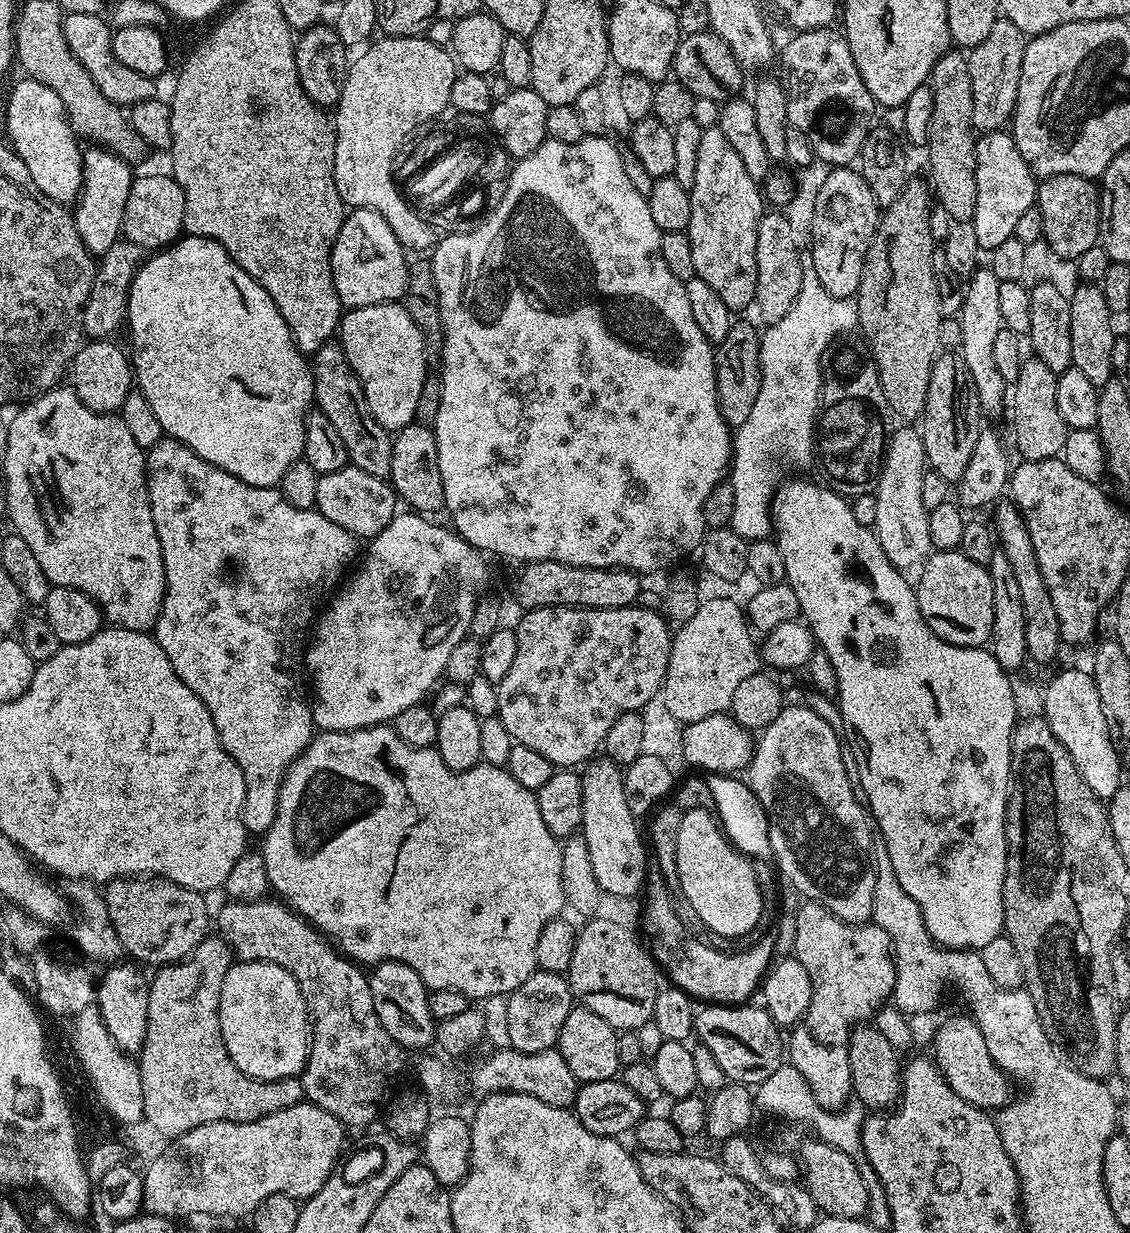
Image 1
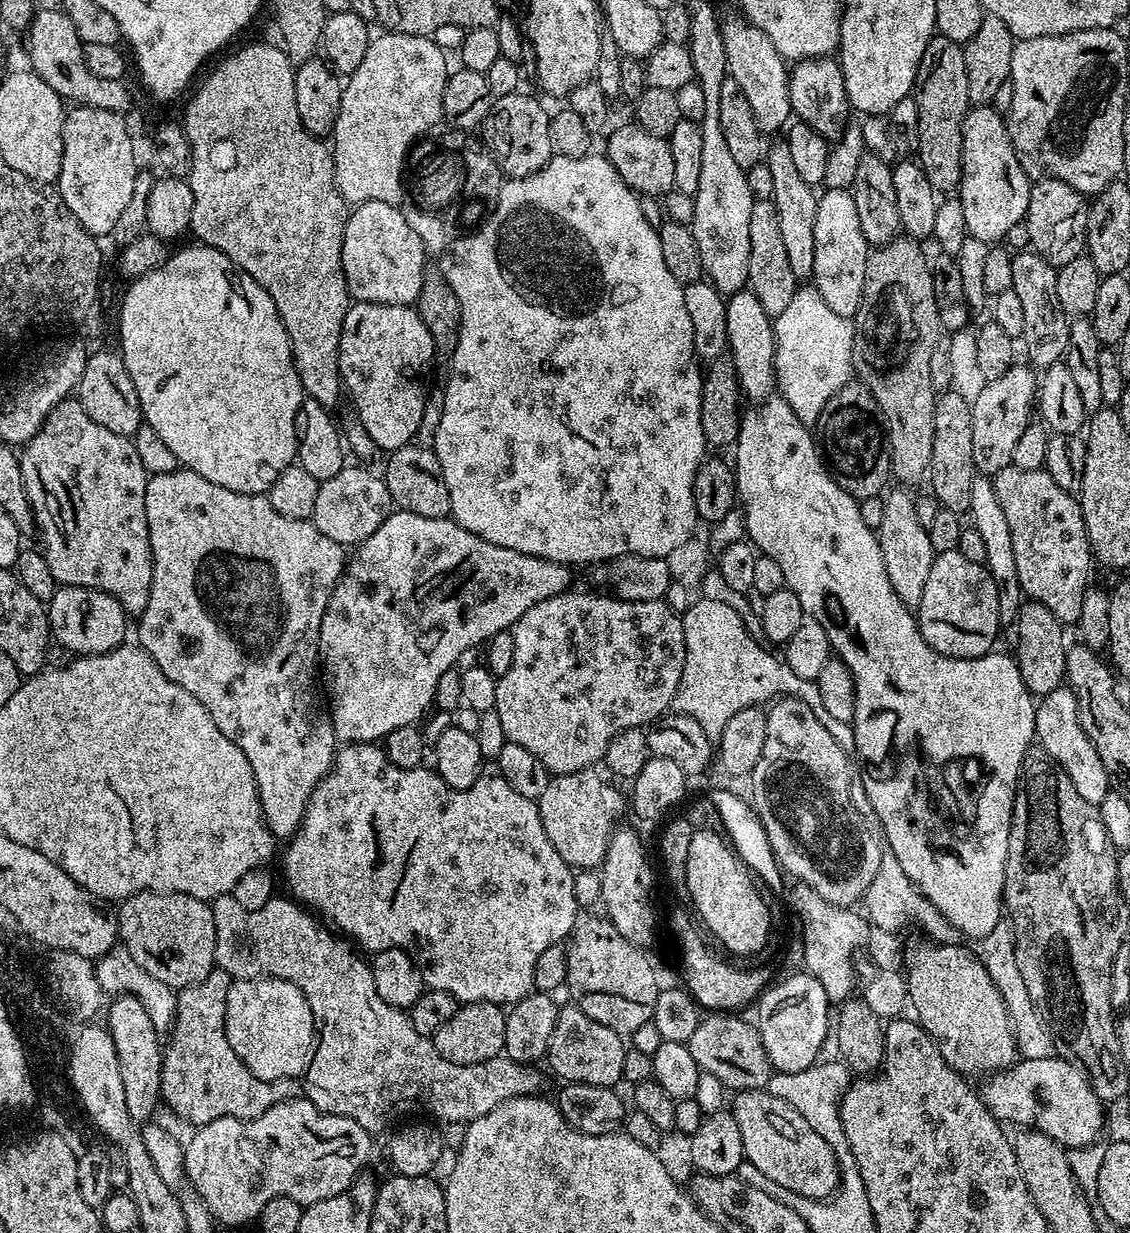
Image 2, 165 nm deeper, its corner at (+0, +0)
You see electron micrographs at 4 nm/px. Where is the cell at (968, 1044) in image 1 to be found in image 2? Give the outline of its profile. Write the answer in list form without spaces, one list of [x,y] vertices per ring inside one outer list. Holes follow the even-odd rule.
[[[1056,1054],[1029,1060],[1020,1058],[1011,1068],[991,1073],[984,1082],[978,1088],[980,1101],[1005,1125],[1020,1124],[1016,1126],[1041,1132],[1068,1150],[1087,1148],[1101,1139],[1100,1131],[1104,1128],[1102,1101],[1091,1088],[1084,1070],[1071,1060]]]

